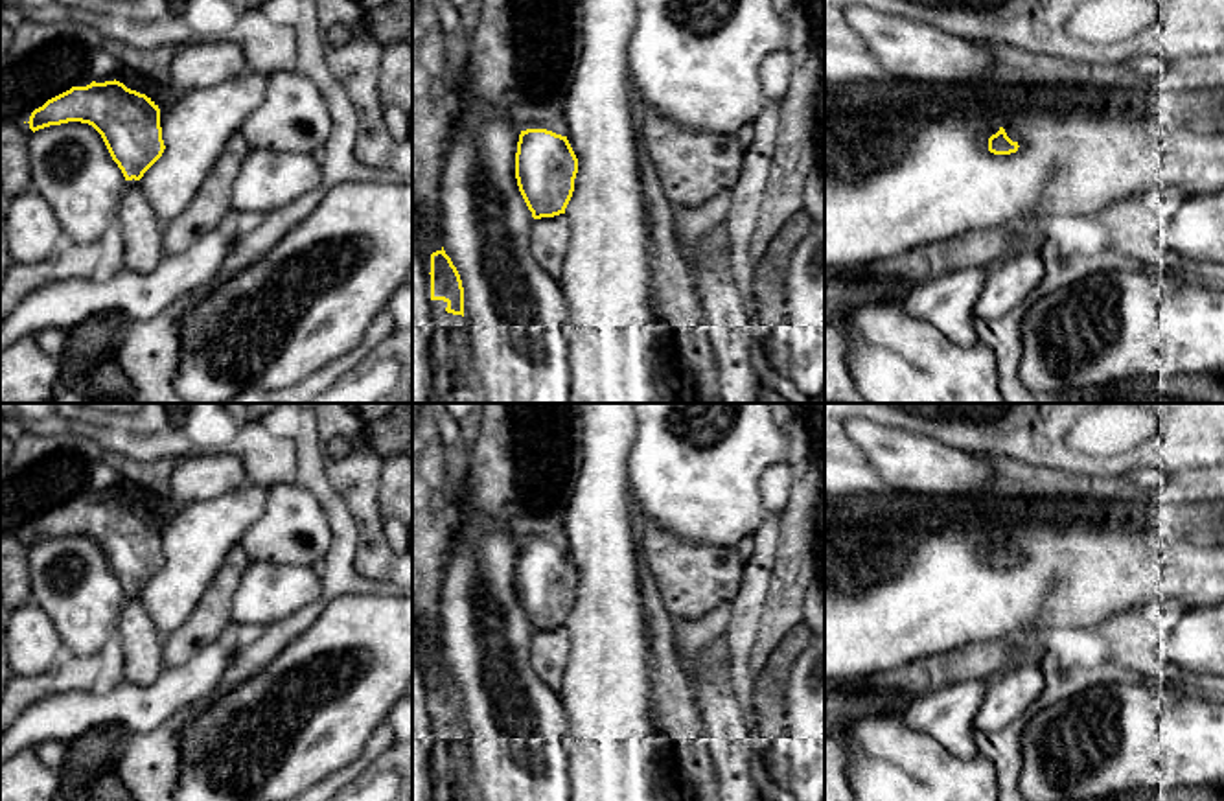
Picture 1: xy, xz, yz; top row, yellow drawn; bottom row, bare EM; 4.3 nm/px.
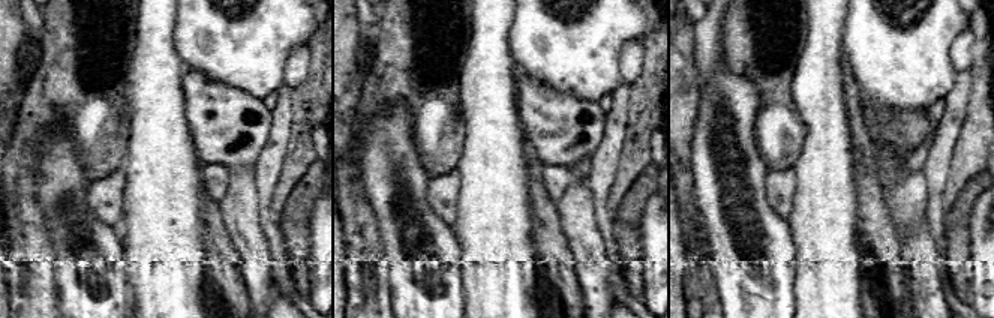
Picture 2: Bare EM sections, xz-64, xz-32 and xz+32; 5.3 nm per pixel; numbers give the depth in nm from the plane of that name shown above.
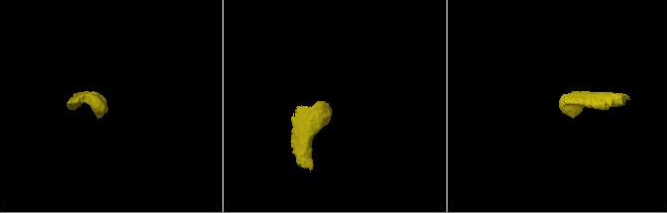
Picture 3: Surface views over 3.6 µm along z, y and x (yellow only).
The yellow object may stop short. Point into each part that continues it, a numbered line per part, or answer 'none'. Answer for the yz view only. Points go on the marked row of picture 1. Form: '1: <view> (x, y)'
none

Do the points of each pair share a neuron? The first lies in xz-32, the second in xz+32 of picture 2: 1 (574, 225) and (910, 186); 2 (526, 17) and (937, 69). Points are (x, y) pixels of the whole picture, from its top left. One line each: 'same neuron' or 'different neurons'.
1: different neurons
2: same neuron

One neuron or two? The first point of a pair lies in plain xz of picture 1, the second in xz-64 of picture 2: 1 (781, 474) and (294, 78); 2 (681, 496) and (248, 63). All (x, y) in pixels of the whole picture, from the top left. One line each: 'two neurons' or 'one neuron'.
1: one neuron
2: one neuron

